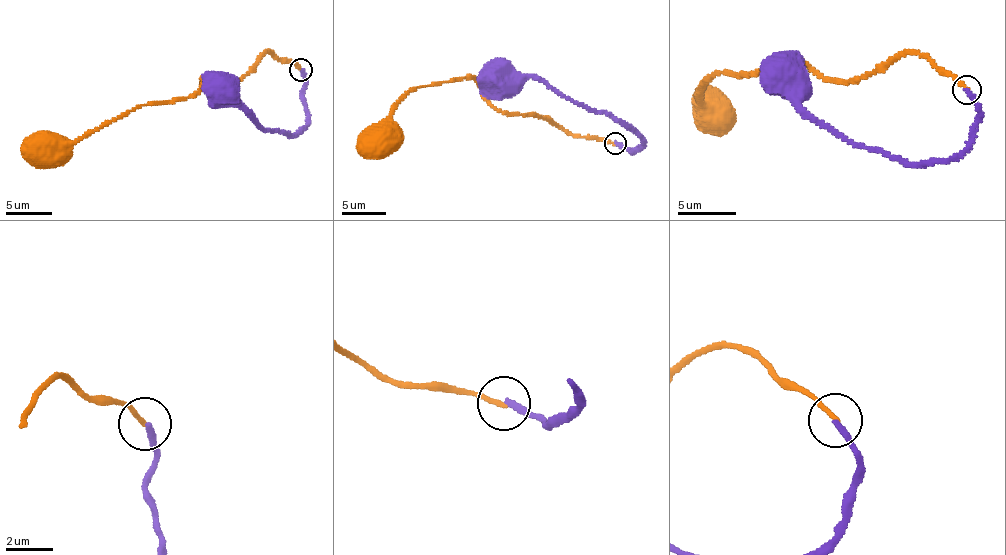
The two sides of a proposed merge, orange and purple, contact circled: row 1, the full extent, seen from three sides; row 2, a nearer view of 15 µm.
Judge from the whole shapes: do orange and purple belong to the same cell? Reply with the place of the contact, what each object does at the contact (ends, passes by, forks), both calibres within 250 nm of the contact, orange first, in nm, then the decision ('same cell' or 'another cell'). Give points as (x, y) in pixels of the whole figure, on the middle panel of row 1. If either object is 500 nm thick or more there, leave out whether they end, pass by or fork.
at (615, 143); orange ends there; purple ends there; 200 nm thick on the orange side, 240 nm on the other; another cell

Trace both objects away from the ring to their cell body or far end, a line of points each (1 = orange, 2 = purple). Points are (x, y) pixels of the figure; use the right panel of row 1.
1: (966, 89), (907, 53), (861, 78), (826, 77), (794, 60), (705, 77), (697, 95), (709, 111)
2: (966, 89), (978, 107), (974, 136), (929, 164), (860, 146), (799, 108), (784, 78)

